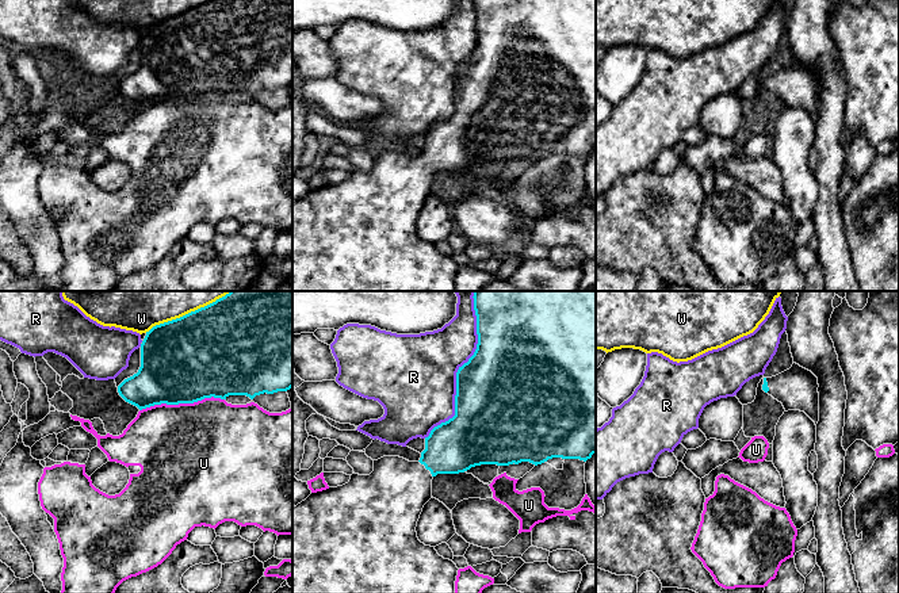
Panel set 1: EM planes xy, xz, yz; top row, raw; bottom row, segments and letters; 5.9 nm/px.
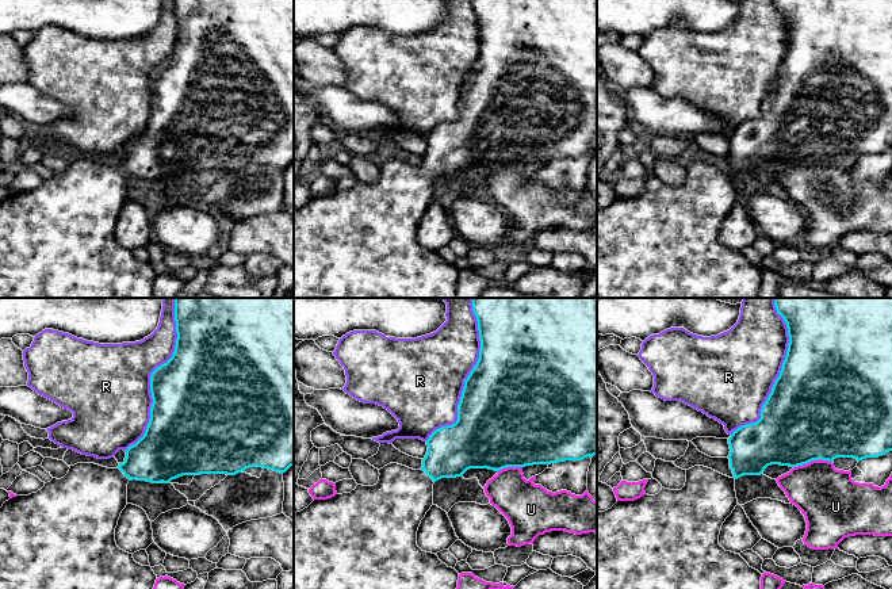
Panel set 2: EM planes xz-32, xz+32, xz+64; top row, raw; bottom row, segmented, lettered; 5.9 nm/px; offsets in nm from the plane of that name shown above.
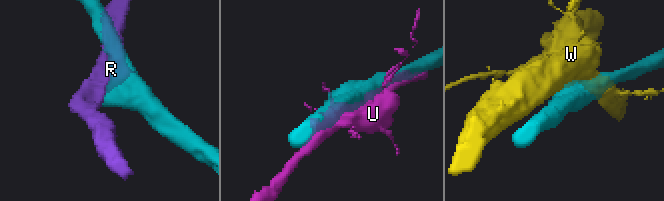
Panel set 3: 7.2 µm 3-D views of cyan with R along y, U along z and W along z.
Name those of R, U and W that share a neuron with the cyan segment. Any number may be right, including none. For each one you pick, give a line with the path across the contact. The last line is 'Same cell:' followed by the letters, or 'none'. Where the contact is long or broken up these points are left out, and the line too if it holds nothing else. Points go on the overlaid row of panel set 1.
Same cell: none

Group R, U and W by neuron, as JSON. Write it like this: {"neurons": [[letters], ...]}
{"neurons": [["R"], ["U"], ["W"]]}

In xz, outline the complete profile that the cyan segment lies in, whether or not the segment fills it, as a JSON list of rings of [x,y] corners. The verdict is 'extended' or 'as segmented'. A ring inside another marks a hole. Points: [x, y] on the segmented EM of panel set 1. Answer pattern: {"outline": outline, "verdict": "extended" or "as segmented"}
{"outline": [[[474,291],[474,310],[477,315],[478,344],[474,355],[459,367],[456,372],[455,416],[445,422],[435,426],[425,437],[425,449],[418,462],[409,462],[399,456],[383,456],[374,460],[374,471],[370,475],[352,474],[348,483],[337,487],[329,487],[322,491],[311,493],[305,501],[292,506],[292,593],[455,593],[455,581],[458,575],[456,565],[437,554],[435,547],[425,546],[417,537],[416,527],[424,505],[432,498],[432,479],[437,474],[459,474],[481,464],[509,466],[521,462],[529,462],[535,466],[552,458],[579,459],[586,462],[596,454],[596,291]]], "verdict": "extended"}

